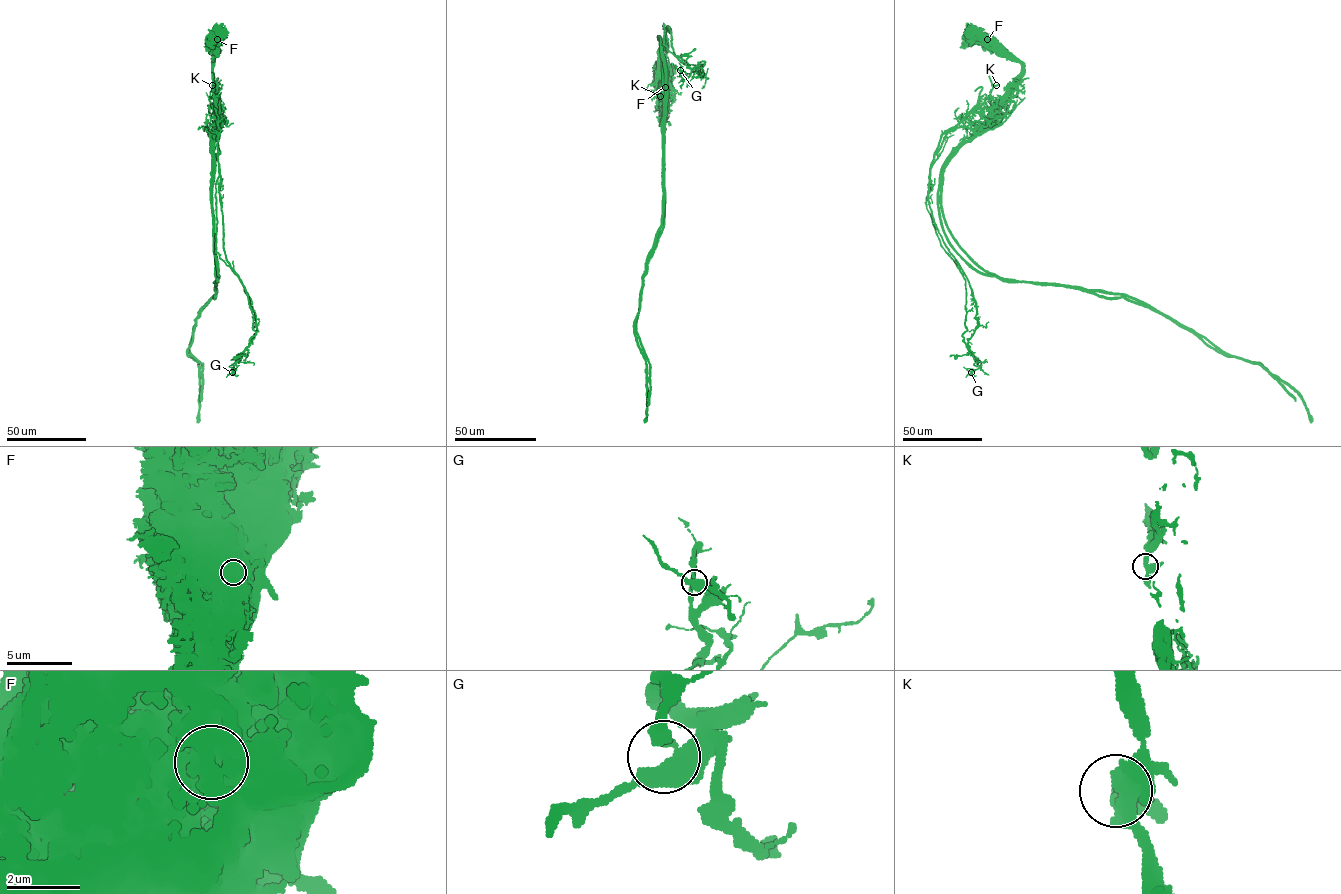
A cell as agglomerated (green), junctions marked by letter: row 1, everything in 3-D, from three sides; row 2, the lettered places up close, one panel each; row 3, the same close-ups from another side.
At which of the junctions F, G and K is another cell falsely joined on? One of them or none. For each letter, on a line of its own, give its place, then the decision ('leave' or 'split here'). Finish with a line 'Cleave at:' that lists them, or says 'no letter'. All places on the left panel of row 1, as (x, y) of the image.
F: at (217, 39); split here
G: at (232, 372); leave
K: at (212, 85); leave
Cleave at: F

